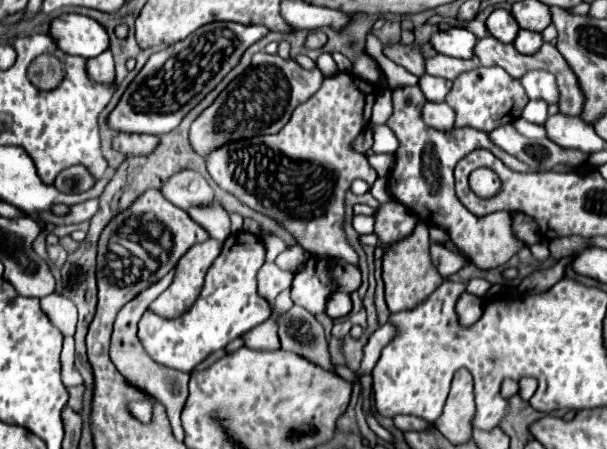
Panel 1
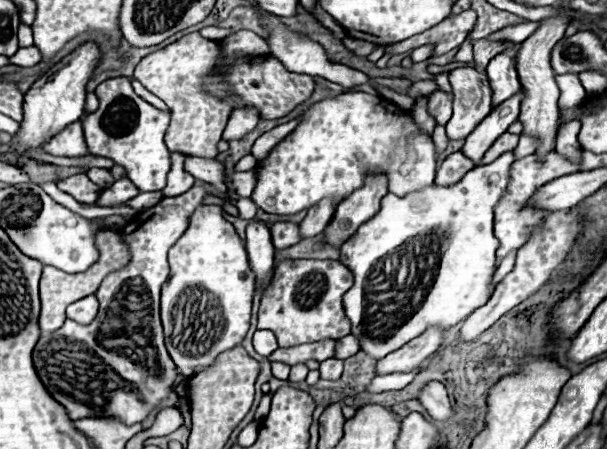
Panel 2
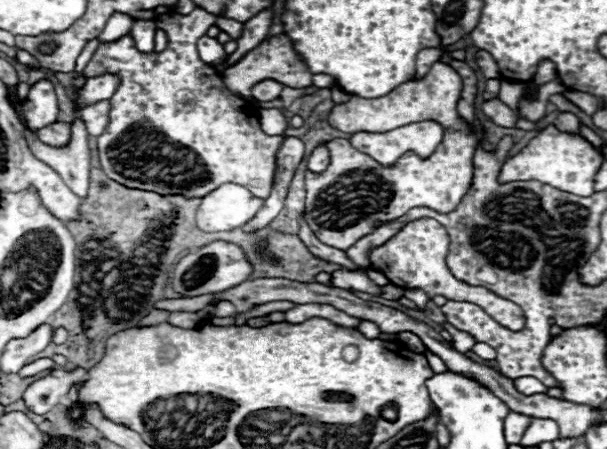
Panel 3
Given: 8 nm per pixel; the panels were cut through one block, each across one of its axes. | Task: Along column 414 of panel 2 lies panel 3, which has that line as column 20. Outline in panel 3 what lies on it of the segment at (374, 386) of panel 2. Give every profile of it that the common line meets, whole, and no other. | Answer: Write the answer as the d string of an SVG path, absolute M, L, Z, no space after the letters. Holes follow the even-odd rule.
M40 358L40 360L34 360L34 362L30 362L30 364L26 364L26 366L22 366L22 370L20 370L20 376L34 376L34 374L38 374L38 372L44 372L44 370L54 370L56 368L56 362L52 360L52 358Z

